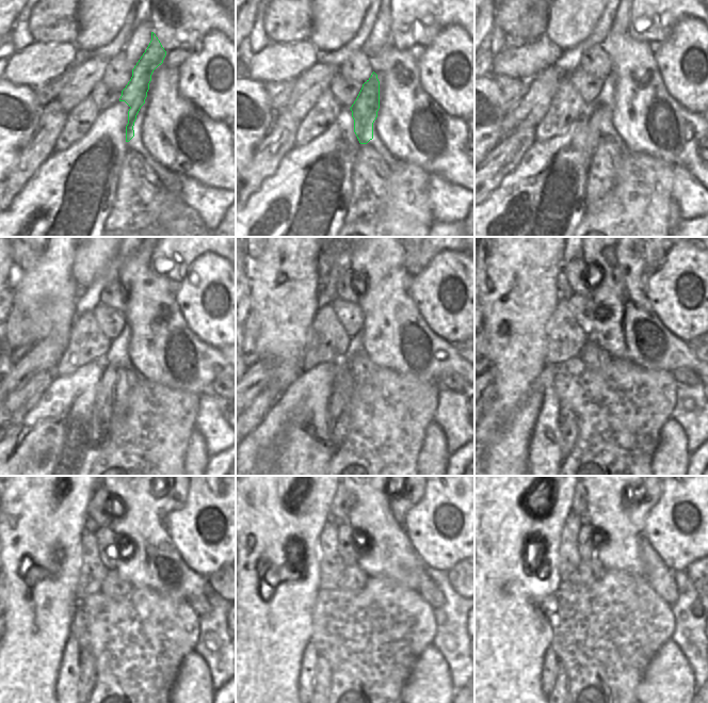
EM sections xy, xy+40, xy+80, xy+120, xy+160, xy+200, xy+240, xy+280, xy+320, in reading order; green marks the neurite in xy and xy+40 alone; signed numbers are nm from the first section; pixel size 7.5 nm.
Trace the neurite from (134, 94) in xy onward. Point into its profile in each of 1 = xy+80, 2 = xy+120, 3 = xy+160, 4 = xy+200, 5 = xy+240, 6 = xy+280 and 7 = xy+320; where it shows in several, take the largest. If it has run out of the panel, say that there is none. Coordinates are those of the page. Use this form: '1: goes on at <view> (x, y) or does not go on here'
1: goes on at xy+80 (599, 116)
2: goes on at xy+120 (117, 357)
3: goes on at xy+160 (340, 402)
4: goes on at xy+200 (567, 420)
5: goes on at xy+240 (86, 662)
6: goes on at xy+280 (323, 674)
7: goes on at xy+320 (561, 692)

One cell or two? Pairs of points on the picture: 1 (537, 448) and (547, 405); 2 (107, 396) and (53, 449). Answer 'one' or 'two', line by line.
1: one
2: two

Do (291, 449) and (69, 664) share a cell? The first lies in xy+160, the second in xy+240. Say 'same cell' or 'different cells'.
same cell

